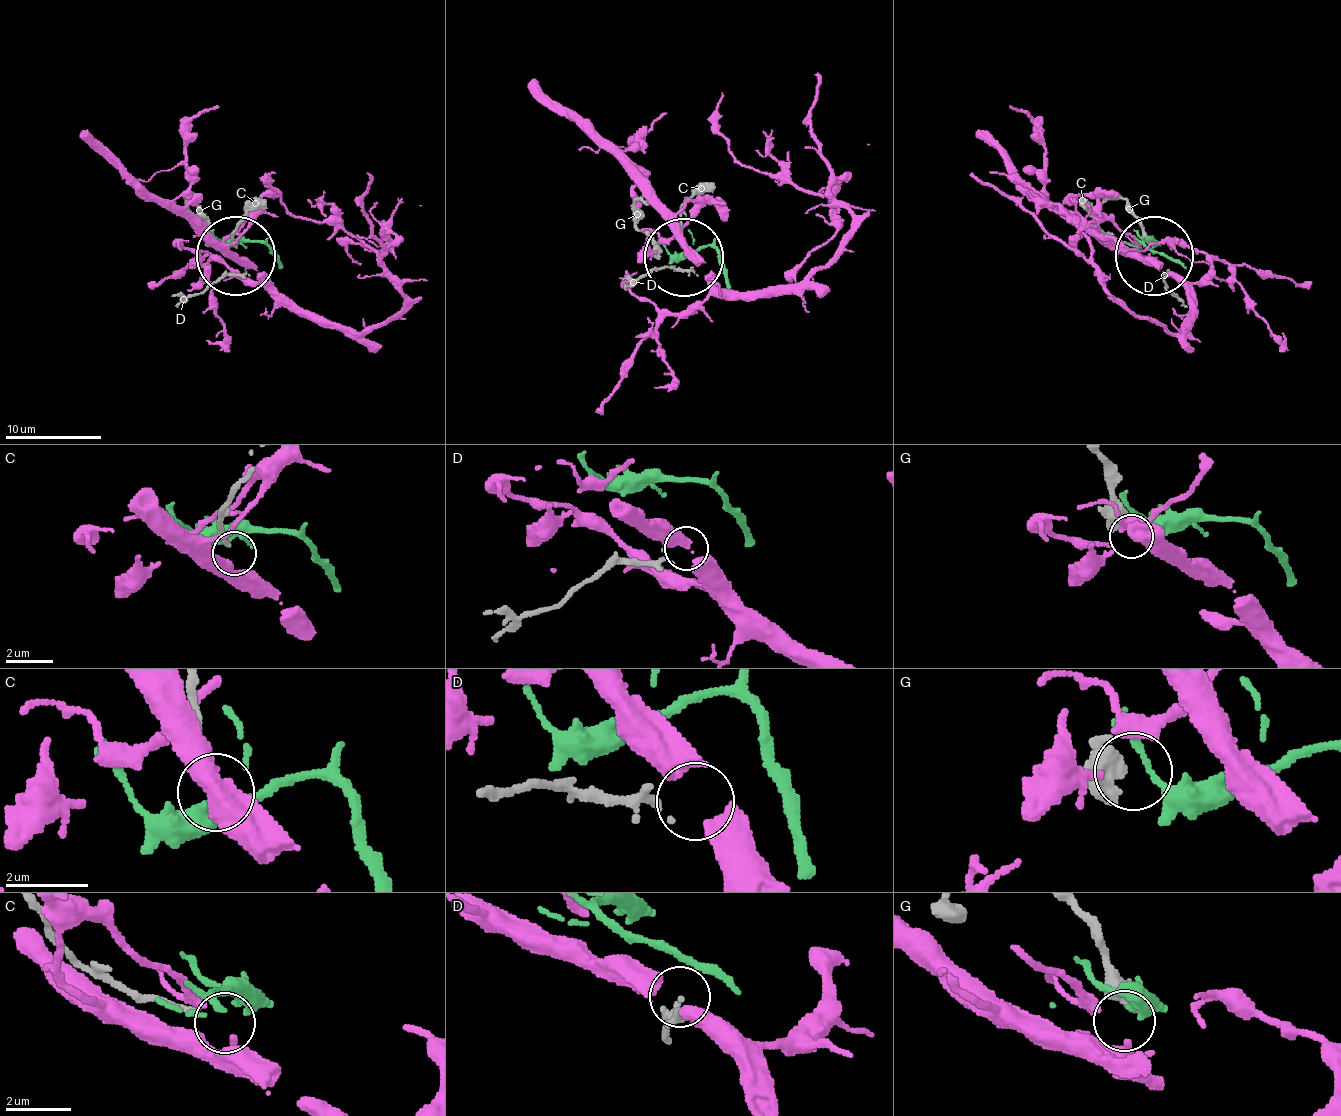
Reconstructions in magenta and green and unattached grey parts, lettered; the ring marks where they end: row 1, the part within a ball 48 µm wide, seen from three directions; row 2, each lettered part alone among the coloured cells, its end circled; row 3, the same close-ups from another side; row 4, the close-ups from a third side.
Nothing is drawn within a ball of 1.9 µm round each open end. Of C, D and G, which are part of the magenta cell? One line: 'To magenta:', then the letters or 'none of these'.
To magenta: none of these

